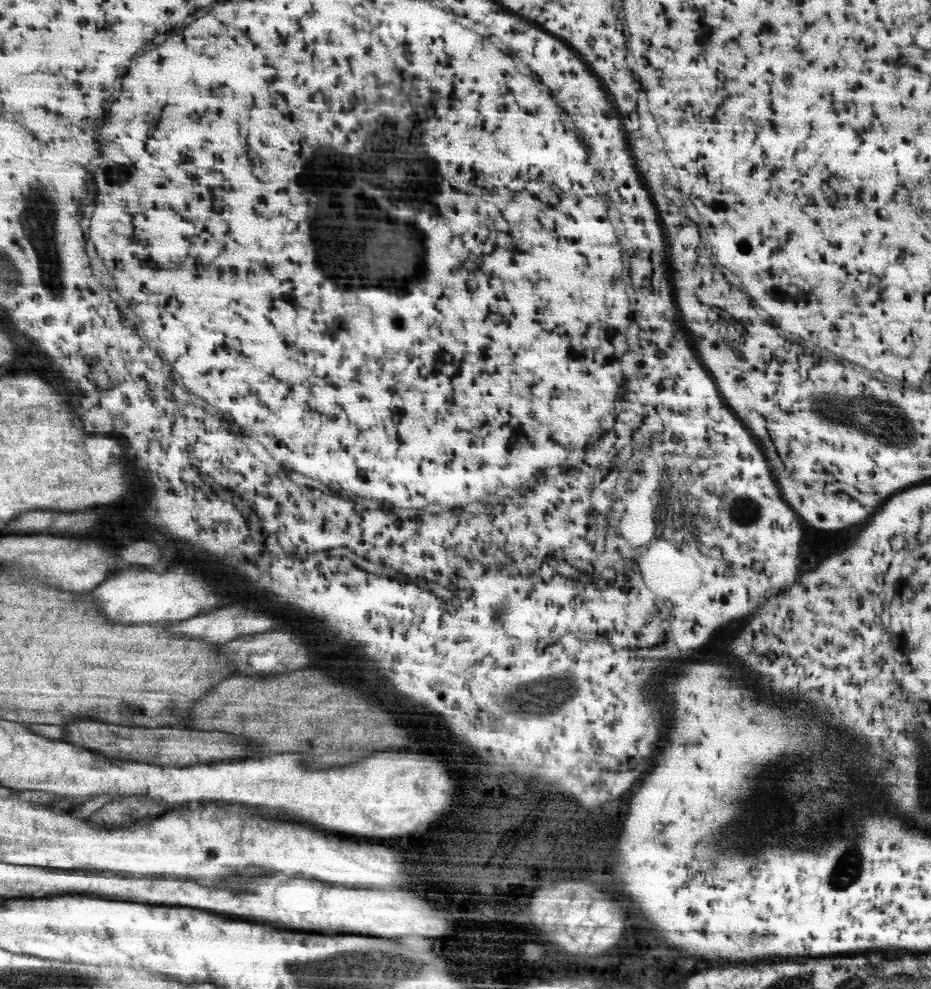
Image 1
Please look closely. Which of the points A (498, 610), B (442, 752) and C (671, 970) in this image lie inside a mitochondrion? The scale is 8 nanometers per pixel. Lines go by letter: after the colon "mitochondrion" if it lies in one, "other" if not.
A: mitochondrion
B: other
C: other

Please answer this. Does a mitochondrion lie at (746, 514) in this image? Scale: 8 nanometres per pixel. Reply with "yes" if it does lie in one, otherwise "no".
yes

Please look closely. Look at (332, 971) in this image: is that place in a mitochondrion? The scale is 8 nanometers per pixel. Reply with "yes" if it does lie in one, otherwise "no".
yes

